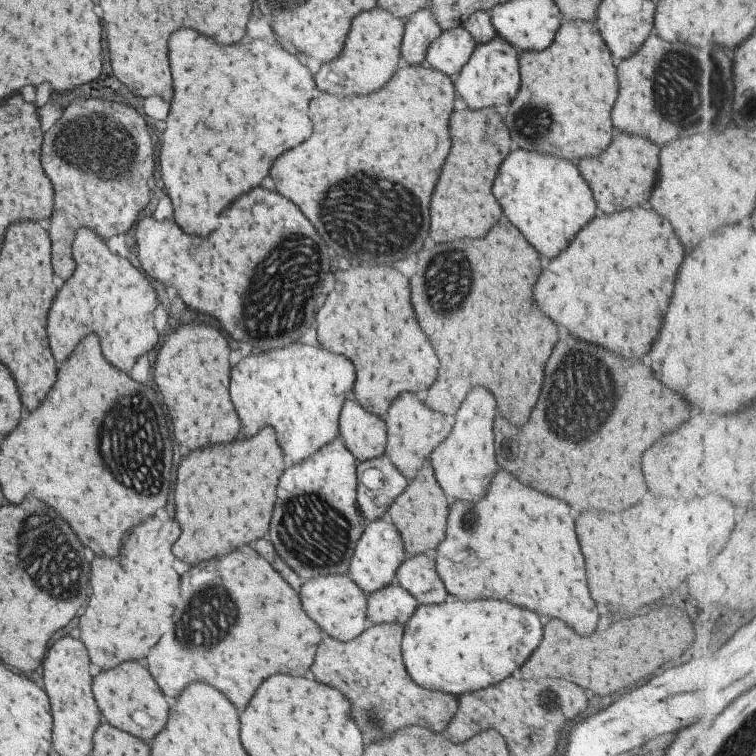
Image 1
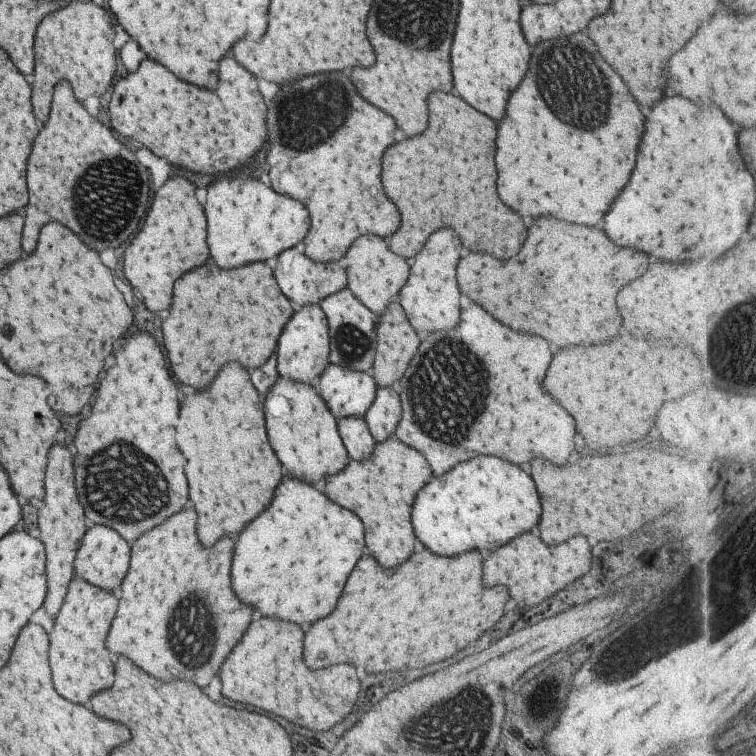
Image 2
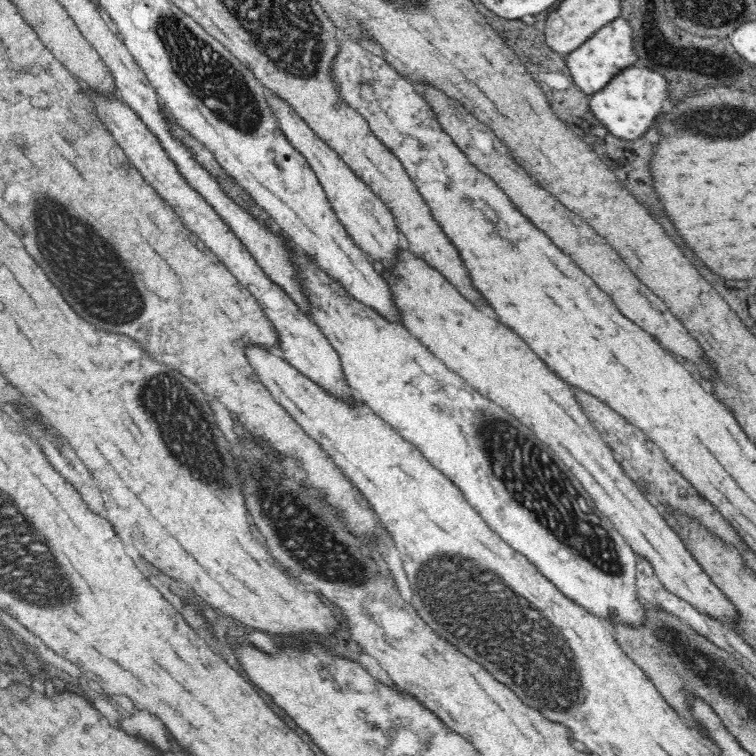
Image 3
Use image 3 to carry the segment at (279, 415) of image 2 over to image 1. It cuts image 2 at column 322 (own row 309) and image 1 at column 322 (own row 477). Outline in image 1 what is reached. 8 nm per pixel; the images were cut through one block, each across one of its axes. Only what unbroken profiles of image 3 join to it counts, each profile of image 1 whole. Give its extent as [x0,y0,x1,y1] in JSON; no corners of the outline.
[299,574,369,642]

